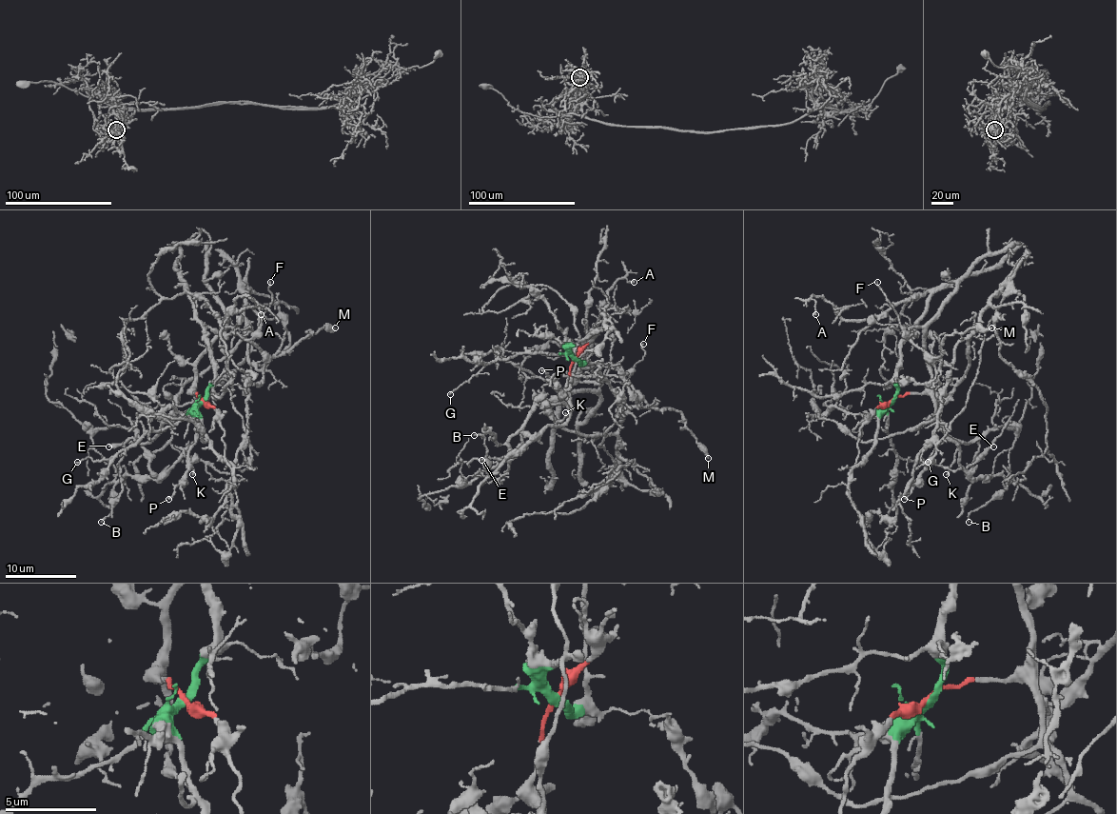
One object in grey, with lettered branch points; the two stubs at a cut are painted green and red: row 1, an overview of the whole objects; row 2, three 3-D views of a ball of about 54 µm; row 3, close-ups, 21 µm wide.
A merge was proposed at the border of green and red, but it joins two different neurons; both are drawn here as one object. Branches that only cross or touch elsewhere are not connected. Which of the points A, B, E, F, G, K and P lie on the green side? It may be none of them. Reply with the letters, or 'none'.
A, G

